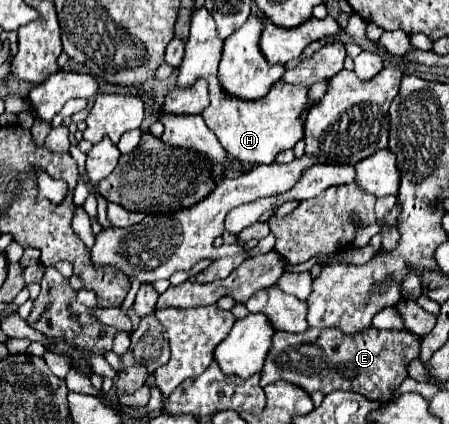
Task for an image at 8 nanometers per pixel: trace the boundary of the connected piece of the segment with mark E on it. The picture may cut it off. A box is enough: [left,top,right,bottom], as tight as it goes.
[260,327,420,403]

